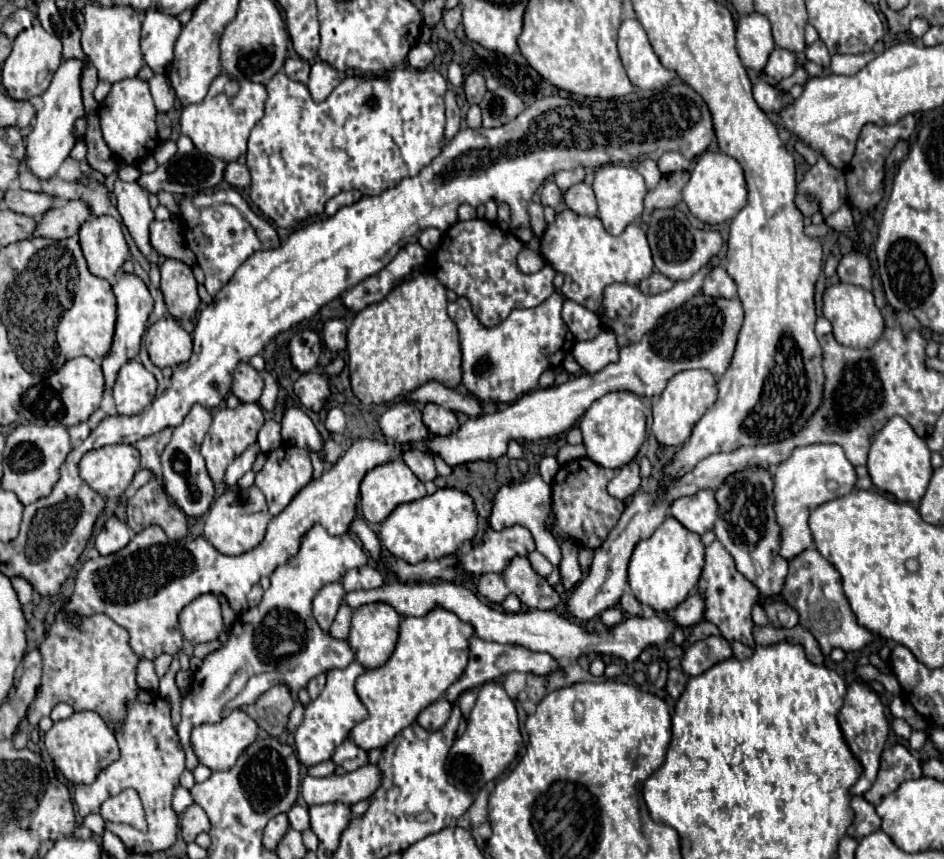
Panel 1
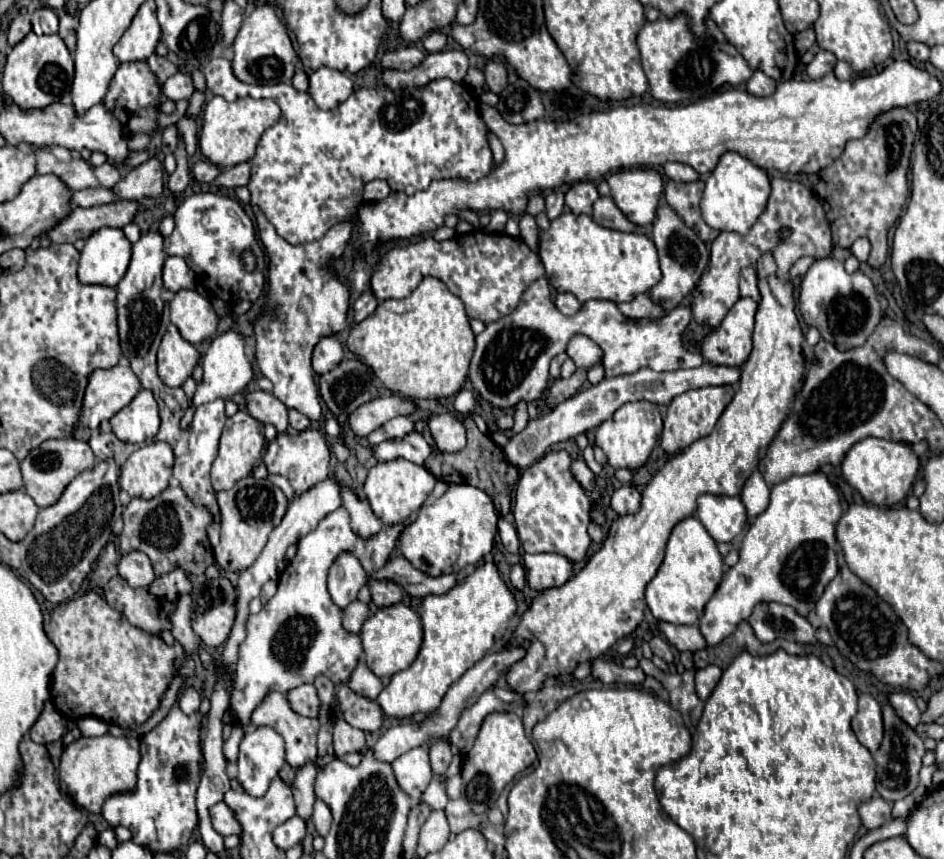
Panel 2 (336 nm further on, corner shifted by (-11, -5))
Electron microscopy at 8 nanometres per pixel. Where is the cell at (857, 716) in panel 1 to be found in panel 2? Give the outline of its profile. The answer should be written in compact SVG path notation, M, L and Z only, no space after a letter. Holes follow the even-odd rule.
M871 694L859 696L859 710L851 720L851 728L857 734L859 742L875 754L883 740L883 720L881 720L881 706Z

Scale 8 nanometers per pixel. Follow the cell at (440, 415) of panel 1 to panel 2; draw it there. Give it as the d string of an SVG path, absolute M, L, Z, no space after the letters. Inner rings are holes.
M437 414L427 424L441 452L459 452L465 448L465 426L453 414Z

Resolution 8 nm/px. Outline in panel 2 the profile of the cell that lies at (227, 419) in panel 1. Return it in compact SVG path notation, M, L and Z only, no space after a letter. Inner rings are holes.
M237 412L231 418L227 418L223 434L221 434L221 442L219 442L219 454L211 468L211 484L217 492L229 490L237 480L247 478L251 474L251 470L259 464L261 452L265 448L263 430L265 430L265 426L259 420L251 418L247 412Z

